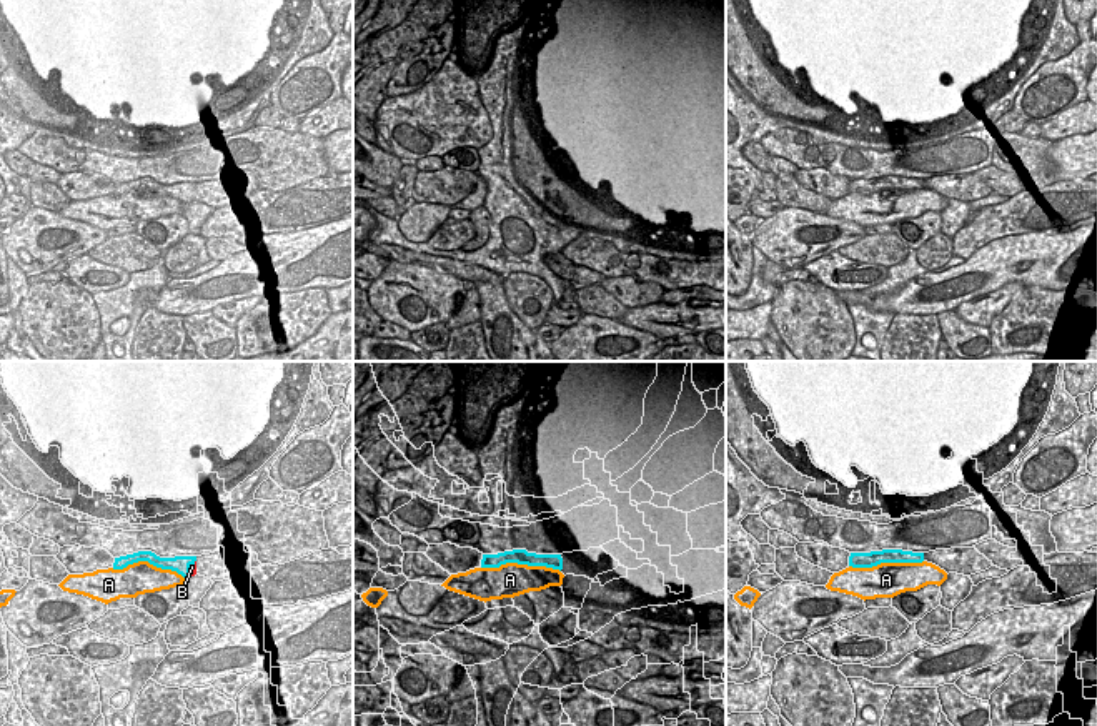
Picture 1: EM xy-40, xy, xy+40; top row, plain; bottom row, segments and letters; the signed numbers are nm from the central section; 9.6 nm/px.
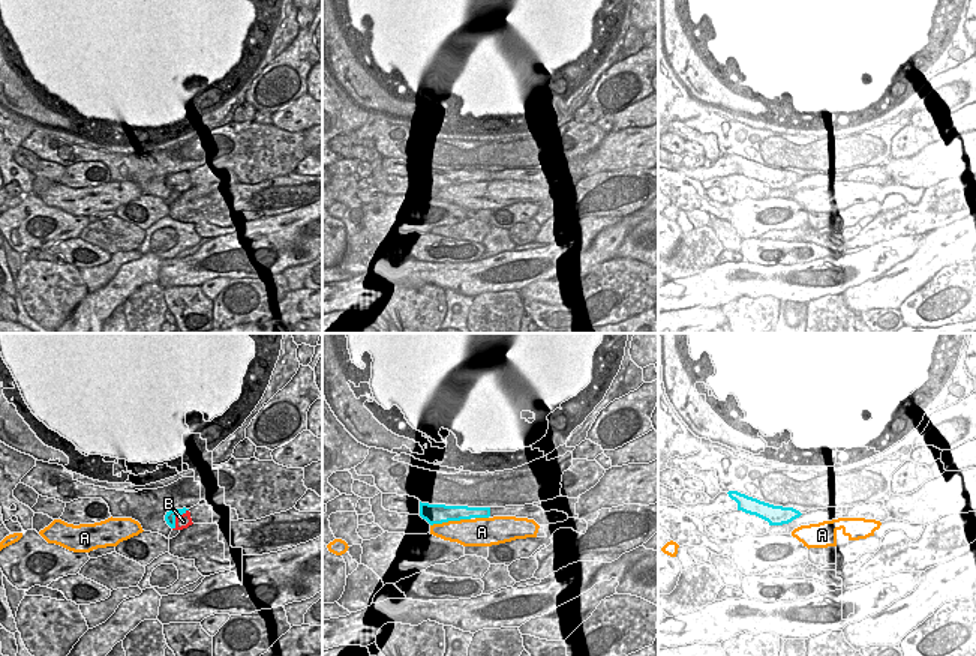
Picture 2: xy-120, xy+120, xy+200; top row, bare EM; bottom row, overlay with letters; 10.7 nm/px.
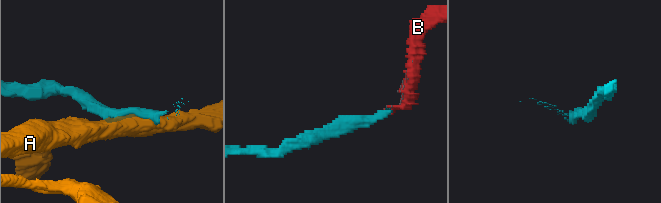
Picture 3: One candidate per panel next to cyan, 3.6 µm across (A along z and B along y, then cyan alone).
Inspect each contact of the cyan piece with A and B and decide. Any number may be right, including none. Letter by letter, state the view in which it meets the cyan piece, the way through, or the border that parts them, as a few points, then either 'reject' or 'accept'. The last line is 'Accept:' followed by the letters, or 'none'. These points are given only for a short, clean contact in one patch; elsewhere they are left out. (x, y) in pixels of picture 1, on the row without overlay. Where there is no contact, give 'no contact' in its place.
A: meets cyan in xy; reject
B: meets cyan in xy-40; reject
Accept: none

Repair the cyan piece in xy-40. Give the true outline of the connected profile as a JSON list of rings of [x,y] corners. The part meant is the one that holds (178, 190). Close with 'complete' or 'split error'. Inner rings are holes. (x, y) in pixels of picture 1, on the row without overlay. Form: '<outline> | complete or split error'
[[[138,178],[133,182],[115,185],[113,196],[123,196],[128,191],[133,191],[138,188],[148,188],[150,191],[156,195],[171,196],[181,201],[183,205],[190,205],[190,193],[195,191],[196,183],[160,185],[151,178]]] | complete

